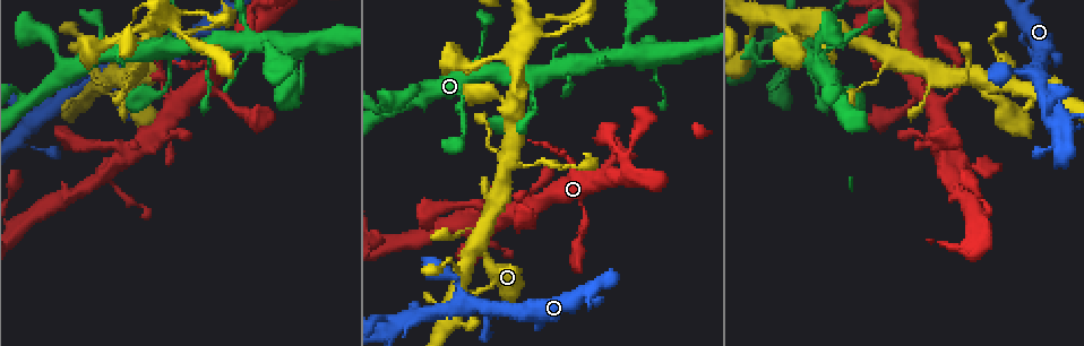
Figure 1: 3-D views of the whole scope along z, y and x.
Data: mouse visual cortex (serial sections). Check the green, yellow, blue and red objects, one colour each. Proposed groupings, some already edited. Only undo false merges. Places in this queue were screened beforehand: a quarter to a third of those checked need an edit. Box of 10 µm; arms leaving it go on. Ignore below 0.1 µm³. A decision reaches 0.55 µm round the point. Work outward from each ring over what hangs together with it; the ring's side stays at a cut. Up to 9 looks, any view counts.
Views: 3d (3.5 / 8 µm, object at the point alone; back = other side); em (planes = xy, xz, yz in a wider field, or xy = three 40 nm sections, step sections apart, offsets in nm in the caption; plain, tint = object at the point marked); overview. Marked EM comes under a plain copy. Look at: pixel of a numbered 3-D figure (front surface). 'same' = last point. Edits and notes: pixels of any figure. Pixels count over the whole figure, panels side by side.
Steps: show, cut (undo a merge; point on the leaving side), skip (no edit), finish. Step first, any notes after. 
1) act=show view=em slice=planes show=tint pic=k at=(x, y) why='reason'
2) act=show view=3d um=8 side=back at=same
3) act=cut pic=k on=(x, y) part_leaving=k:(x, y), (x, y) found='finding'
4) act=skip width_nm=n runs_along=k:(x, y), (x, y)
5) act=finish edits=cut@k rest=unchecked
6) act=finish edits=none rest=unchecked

act=show view=3d um=3.5 pic=1 at=(20, 221) why='three-way junction'

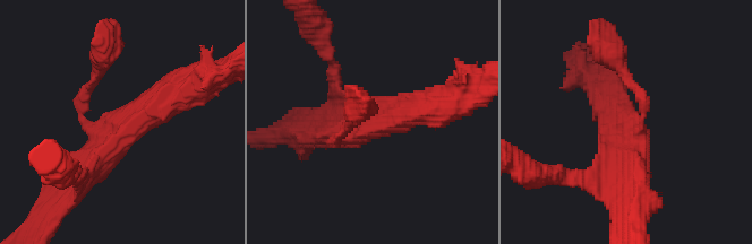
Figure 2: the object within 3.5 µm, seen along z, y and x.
act=show view=em slice=xy step=5 show=tint pic=2 at=(121, 130) why='need the tissue'

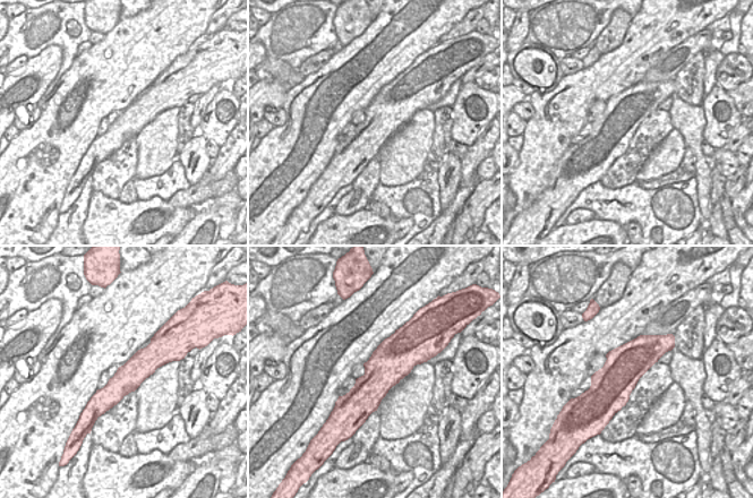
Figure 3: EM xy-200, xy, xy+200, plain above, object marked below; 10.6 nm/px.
act=show view=em slice=xy step=1 show=tint at=same why='another direction'

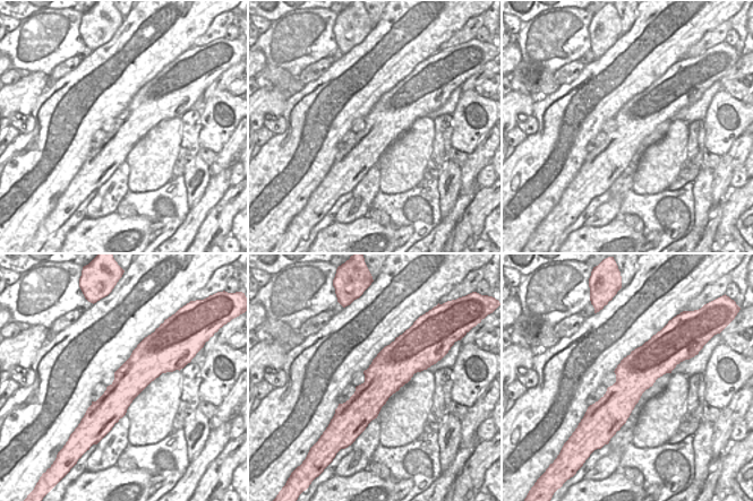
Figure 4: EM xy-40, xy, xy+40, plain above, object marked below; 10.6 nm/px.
act=skip runs_along=2:(433, 109), (335, 138) found='one cell here'

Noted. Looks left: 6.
act=show view=em slice=xy step=3 show=tint pic=1 at=(840, 105) why='branch point'

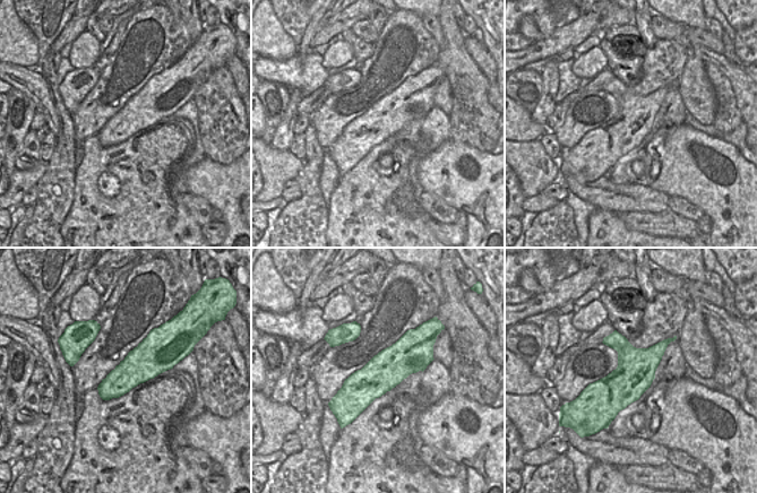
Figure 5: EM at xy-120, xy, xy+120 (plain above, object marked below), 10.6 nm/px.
act=show view=3d um=3.5 at=same

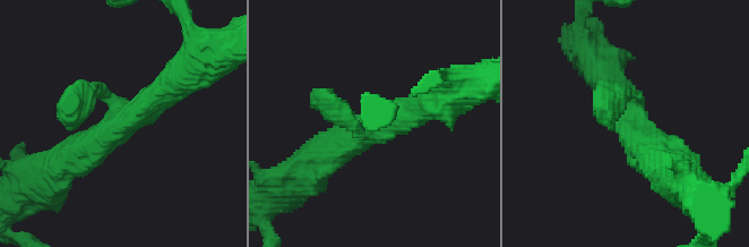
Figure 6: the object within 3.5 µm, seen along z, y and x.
act=skip arm_widths_nm=250,400,450 runs_along=6:(182, 74), (75, 160) found='all the same cell'

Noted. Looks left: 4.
act=show view=3d um=3.5 pic=1 at=(169, 56) why='thin arm on a thick one'

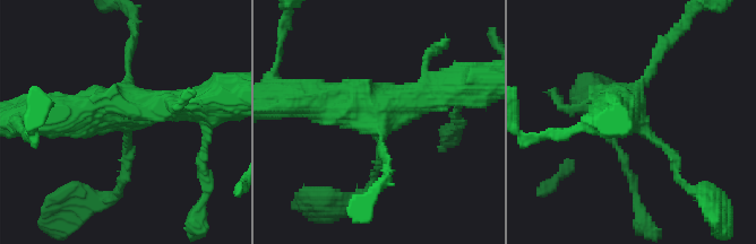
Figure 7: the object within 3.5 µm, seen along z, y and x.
act=show view=em slice=xy step=2 show=tint pic=7 at=(376, 124) arms=4 arm_widths_nm=100,150,350,500

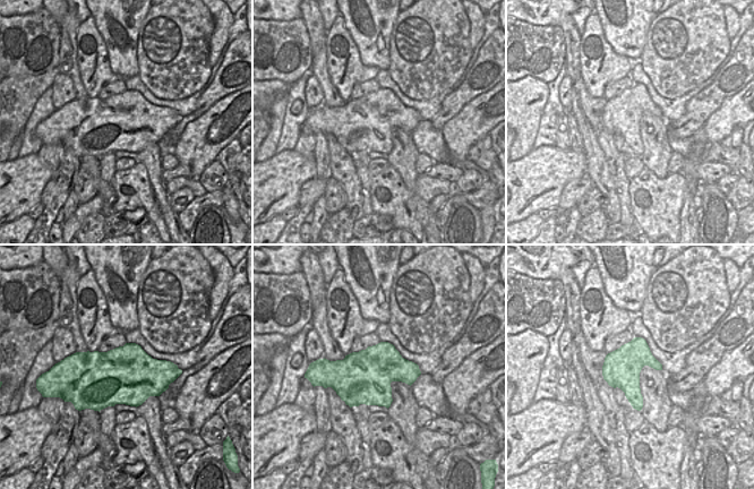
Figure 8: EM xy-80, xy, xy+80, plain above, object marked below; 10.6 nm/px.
act=show view=em slice=xy step=3 show=tint at=same why='cut it another way'

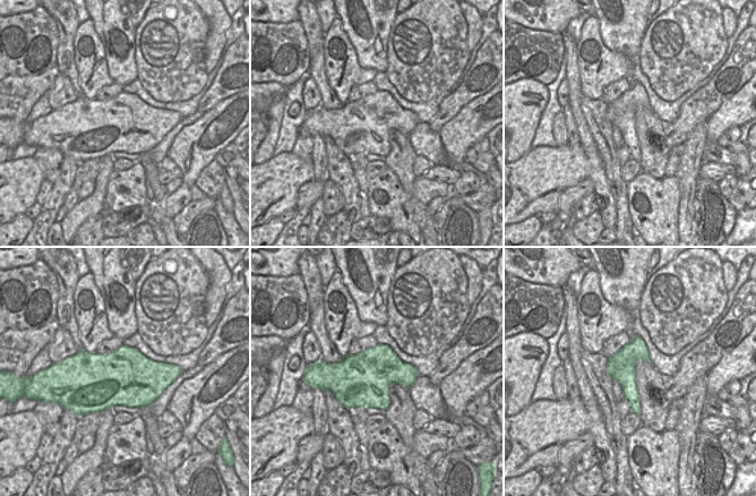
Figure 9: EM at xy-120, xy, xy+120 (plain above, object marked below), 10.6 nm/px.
act=skip runs_along=7:(49, 113), (195, 103) found='continuous, no second cell'

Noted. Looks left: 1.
act=finish edits=none rest=unchecked

